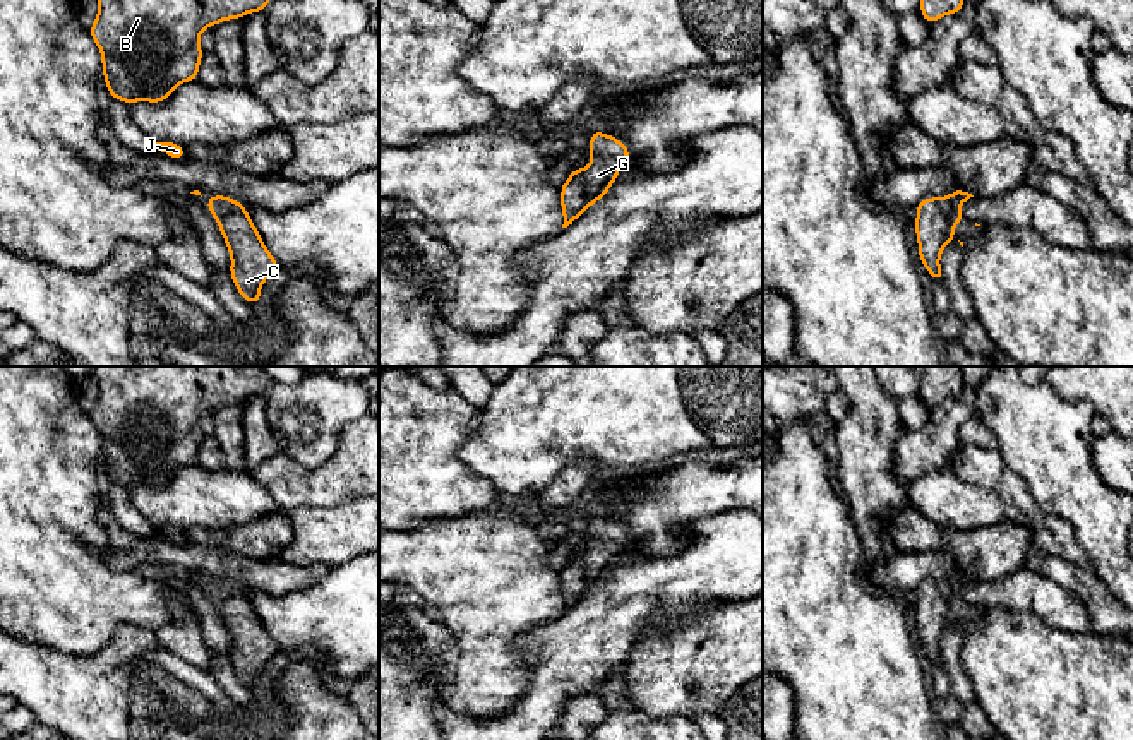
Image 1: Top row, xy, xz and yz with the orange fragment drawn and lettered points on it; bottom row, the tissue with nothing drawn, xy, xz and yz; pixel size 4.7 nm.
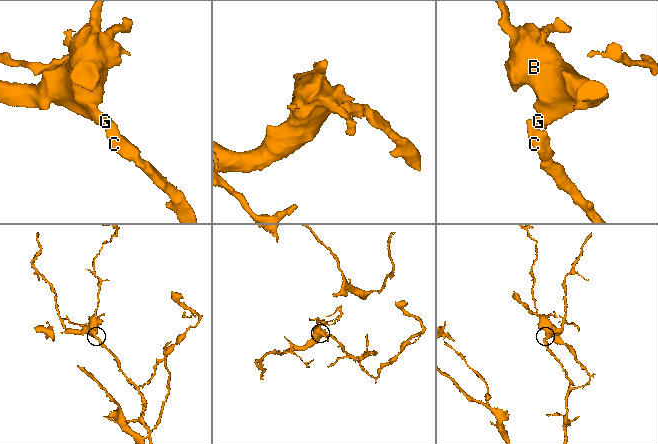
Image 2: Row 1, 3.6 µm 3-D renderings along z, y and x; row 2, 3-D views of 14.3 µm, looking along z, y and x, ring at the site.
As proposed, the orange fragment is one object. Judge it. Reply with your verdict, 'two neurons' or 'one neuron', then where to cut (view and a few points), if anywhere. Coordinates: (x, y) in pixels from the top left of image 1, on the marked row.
one neuron; cut none

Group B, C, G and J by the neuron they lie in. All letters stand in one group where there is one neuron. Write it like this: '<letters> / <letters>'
B C G J

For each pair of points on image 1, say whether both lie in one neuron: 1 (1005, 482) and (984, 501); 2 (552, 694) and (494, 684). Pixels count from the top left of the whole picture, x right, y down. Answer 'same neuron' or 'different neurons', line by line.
1: different neurons
2: different neurons

